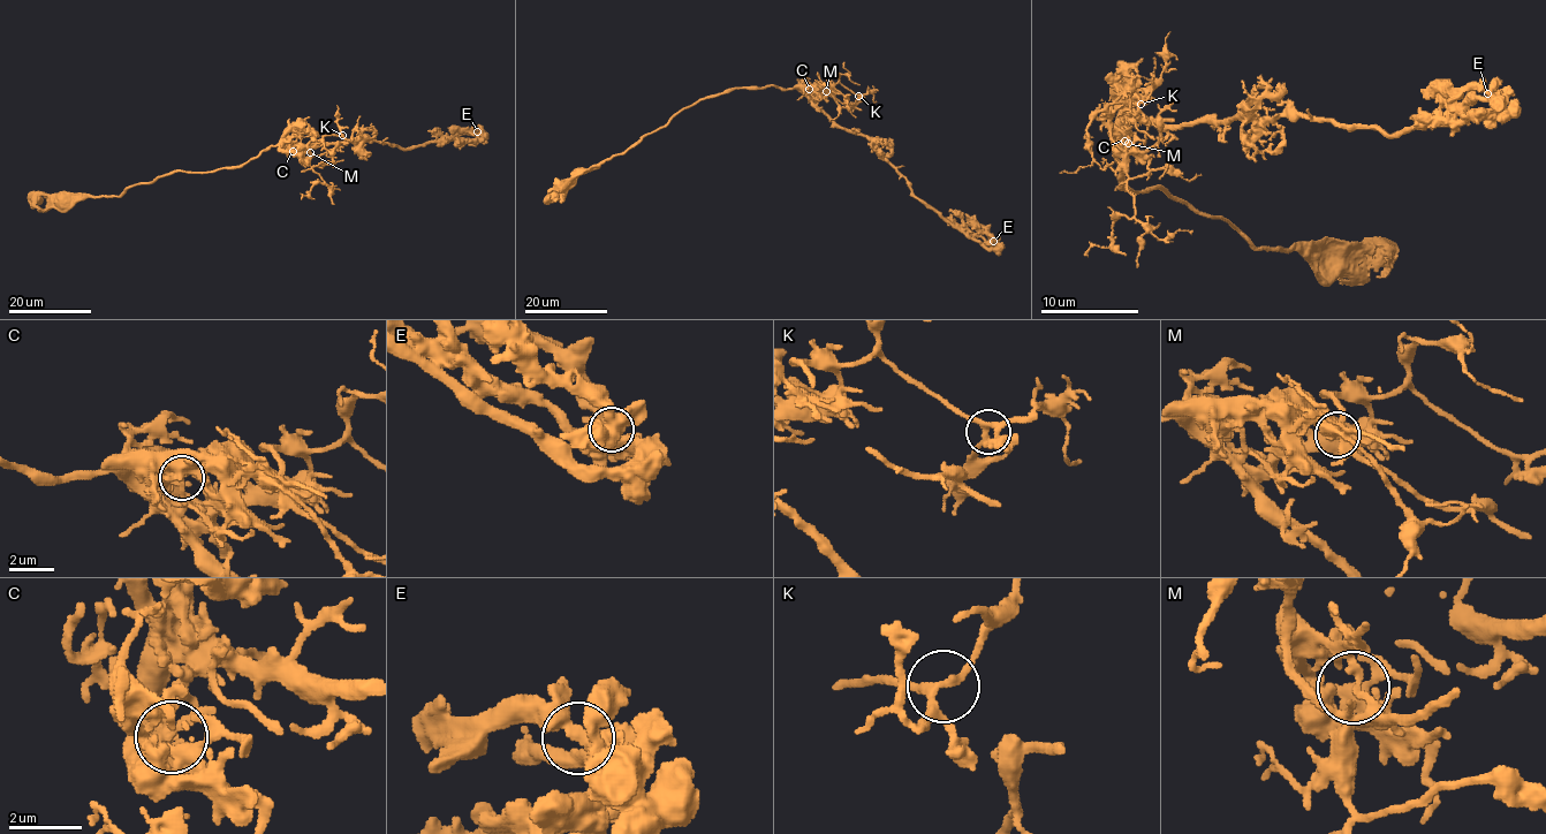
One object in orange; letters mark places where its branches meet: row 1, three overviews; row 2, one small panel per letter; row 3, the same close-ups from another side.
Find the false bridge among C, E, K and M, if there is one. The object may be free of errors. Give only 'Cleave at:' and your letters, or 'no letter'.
Cleave at: M

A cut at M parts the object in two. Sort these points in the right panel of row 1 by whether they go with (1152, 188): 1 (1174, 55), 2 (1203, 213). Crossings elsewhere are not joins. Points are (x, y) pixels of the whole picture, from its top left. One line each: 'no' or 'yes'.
1: no
2: yes

